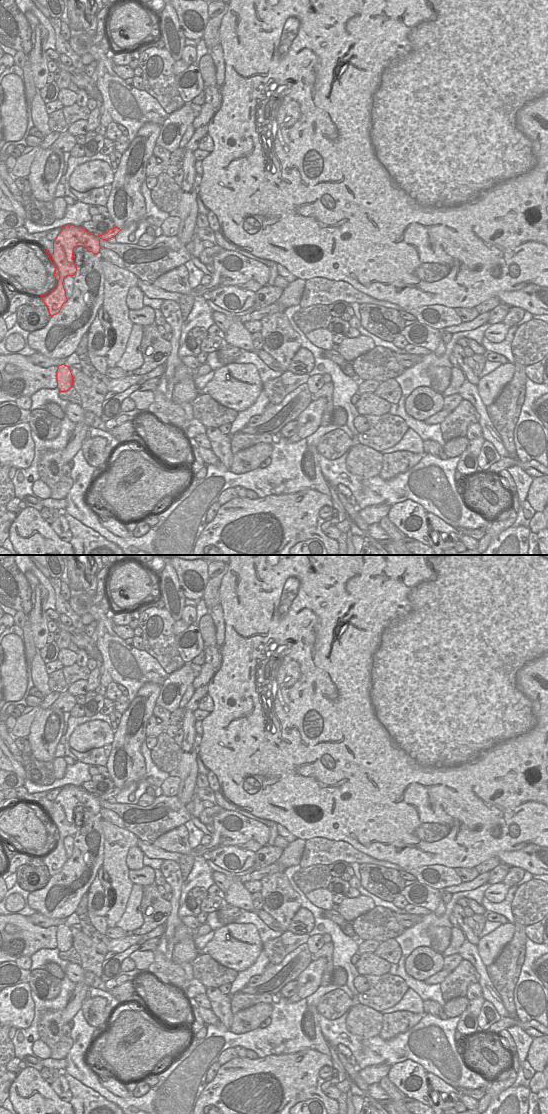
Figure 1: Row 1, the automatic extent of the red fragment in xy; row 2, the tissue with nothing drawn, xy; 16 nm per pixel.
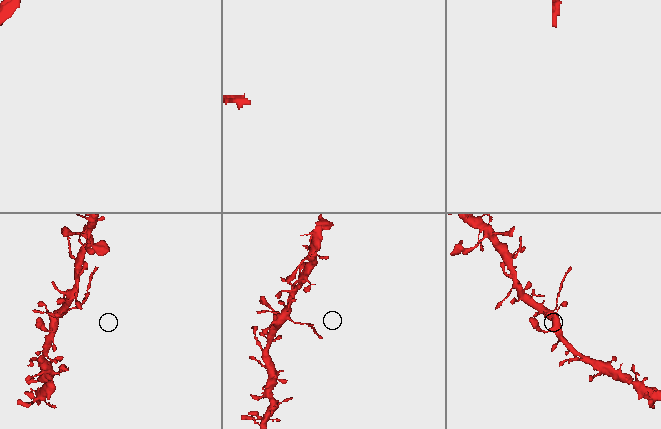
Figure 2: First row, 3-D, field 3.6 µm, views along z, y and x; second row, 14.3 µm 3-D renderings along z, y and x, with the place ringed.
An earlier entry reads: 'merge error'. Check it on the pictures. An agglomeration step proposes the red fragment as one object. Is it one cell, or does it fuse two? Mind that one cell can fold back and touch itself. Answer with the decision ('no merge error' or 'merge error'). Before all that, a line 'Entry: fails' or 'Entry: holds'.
Entry: holds
merge error

